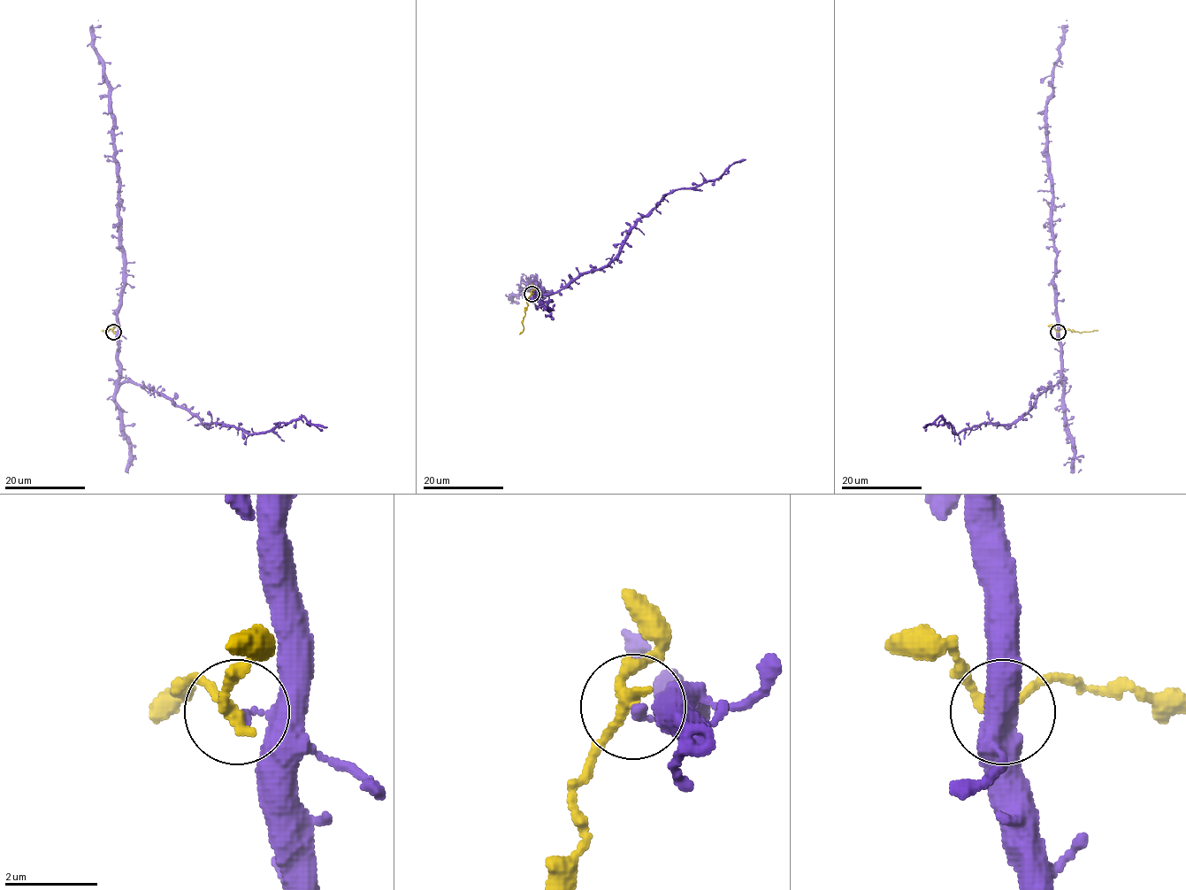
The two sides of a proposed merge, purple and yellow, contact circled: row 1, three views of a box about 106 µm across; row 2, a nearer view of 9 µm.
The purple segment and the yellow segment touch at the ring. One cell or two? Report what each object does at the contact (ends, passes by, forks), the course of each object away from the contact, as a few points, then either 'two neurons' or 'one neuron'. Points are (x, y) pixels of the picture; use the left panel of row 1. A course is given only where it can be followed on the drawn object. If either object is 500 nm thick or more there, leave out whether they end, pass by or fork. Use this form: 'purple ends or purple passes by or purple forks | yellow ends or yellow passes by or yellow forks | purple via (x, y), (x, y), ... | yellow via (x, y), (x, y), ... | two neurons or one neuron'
purple ends | yellow passes by | purple via (113, 332), (125, 382), (150, 387), (204, 424), (249, 433), (271, 432), (302, 417), (327, 426) | yellow via (113, 332), (109, 328), (101, 331) | two neurons

